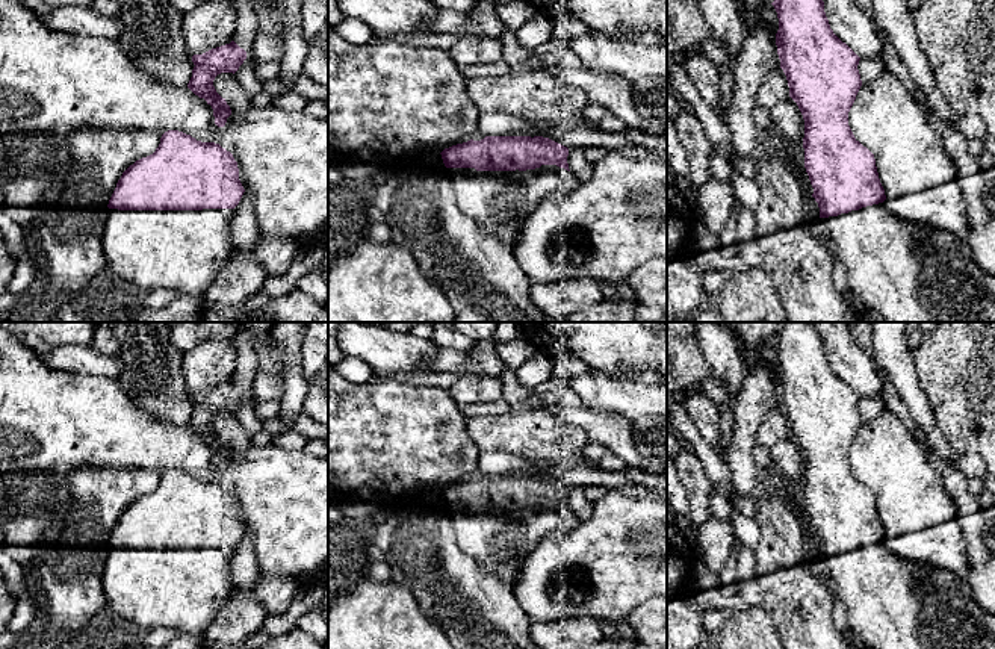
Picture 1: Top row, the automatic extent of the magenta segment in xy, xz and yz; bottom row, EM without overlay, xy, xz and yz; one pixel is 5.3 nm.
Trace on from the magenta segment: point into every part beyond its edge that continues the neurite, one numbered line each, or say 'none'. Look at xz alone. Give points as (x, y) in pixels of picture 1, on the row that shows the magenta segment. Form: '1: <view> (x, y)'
1: xz (499, 200)

